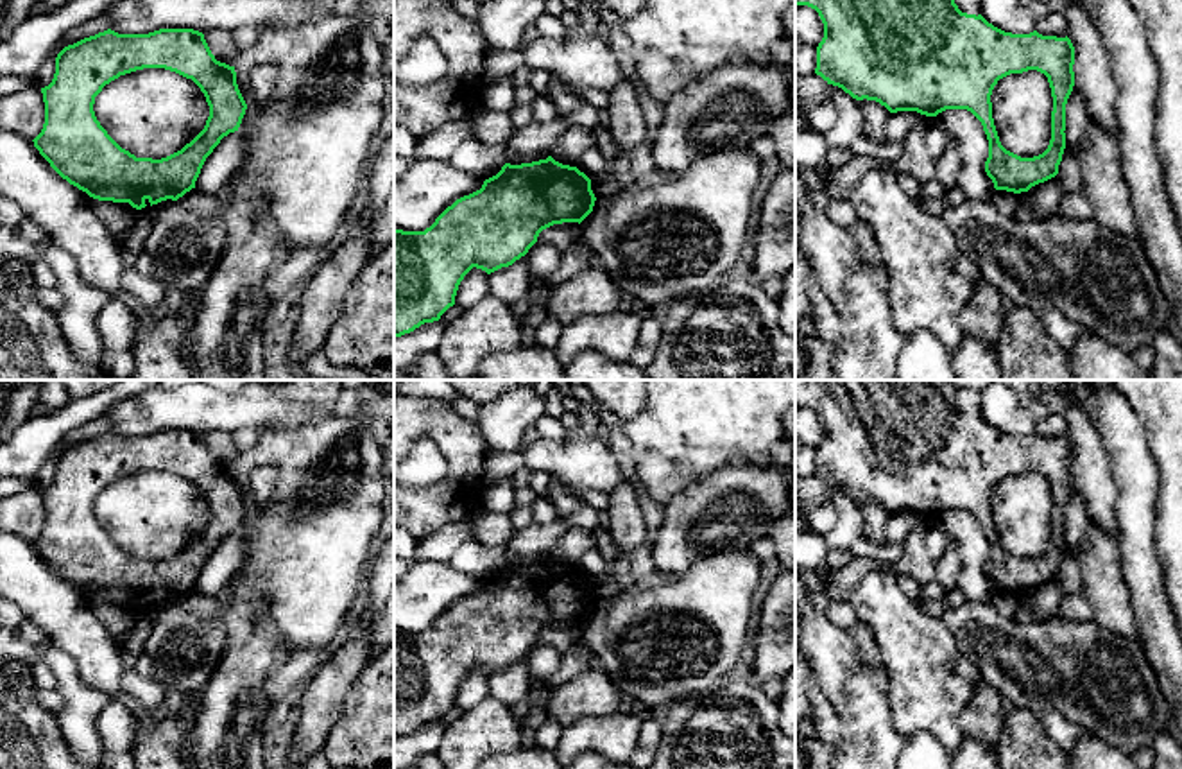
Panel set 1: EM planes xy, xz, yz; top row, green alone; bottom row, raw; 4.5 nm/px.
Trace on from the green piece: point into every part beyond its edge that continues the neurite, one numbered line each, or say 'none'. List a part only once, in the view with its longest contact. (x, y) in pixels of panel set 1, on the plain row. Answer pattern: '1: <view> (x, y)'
none

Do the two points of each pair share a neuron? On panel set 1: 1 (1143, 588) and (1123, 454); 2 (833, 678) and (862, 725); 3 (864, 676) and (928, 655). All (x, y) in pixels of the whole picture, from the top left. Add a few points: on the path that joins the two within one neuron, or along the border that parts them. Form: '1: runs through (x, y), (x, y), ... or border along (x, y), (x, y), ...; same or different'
1: runs through (1139, 554), (1138, 488); same
2: border along (862, 660), (847, 676), (846, 708), (840, 716); different
3: border along (883, 664), (889, 674), (890, 710); different

